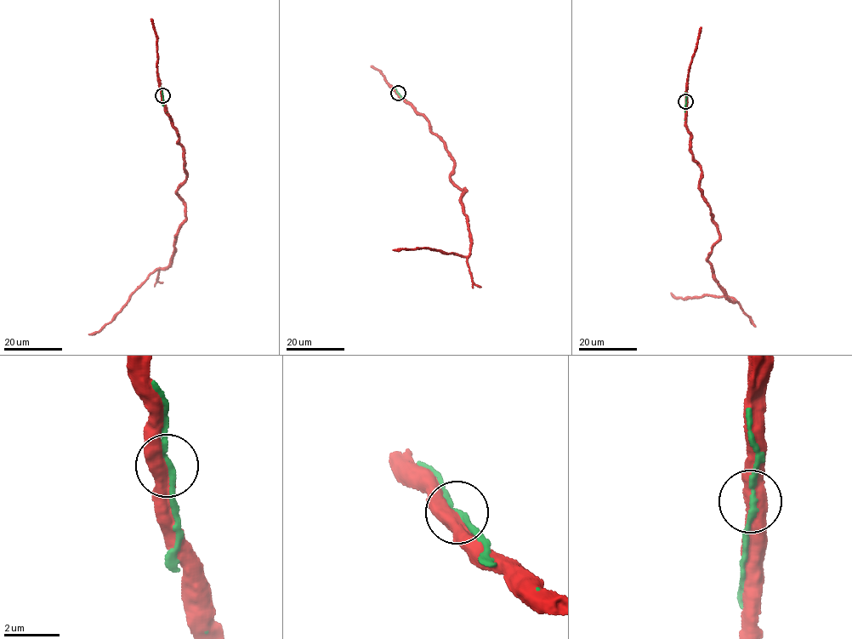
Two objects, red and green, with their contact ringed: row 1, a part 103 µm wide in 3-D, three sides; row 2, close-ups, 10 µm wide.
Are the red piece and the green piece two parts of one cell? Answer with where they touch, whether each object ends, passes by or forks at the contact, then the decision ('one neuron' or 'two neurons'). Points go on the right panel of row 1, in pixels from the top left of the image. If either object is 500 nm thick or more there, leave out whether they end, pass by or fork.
at (685, 101); one neuron

